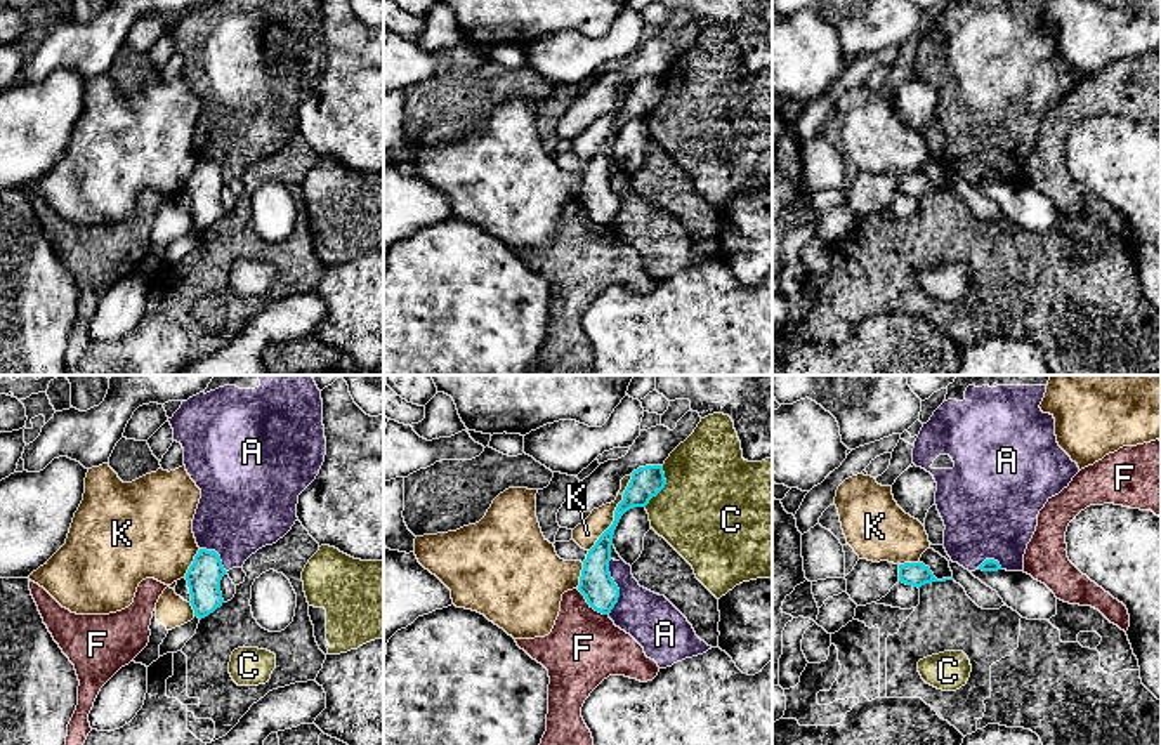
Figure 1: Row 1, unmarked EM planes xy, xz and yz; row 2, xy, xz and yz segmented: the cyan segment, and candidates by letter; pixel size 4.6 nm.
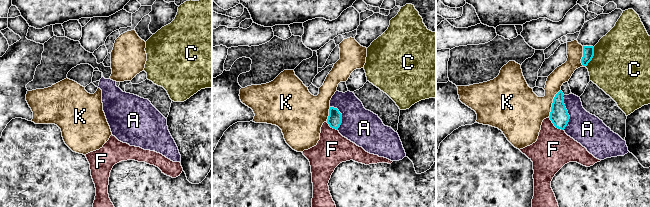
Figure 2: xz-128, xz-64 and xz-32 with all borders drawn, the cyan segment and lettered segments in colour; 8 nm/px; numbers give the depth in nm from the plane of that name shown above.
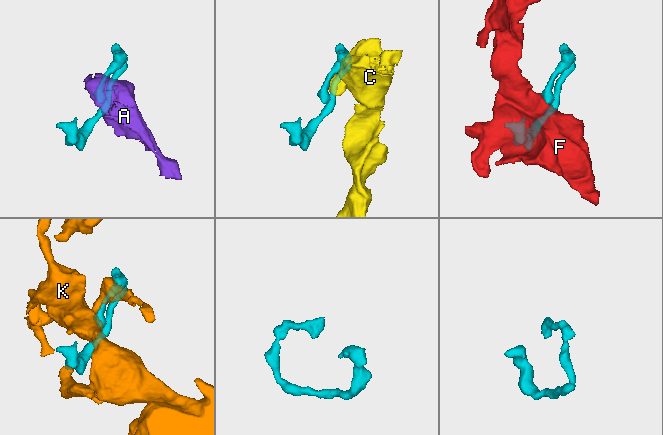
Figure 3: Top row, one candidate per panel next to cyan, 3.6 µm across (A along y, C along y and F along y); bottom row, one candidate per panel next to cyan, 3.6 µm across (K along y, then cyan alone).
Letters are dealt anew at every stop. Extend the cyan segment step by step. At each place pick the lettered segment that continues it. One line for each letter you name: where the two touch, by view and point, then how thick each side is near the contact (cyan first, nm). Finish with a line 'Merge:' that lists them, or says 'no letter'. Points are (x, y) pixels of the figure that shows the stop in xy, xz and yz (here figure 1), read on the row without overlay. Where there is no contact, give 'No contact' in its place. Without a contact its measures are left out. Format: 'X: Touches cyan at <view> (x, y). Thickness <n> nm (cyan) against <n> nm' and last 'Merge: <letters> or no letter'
Merge: no letter

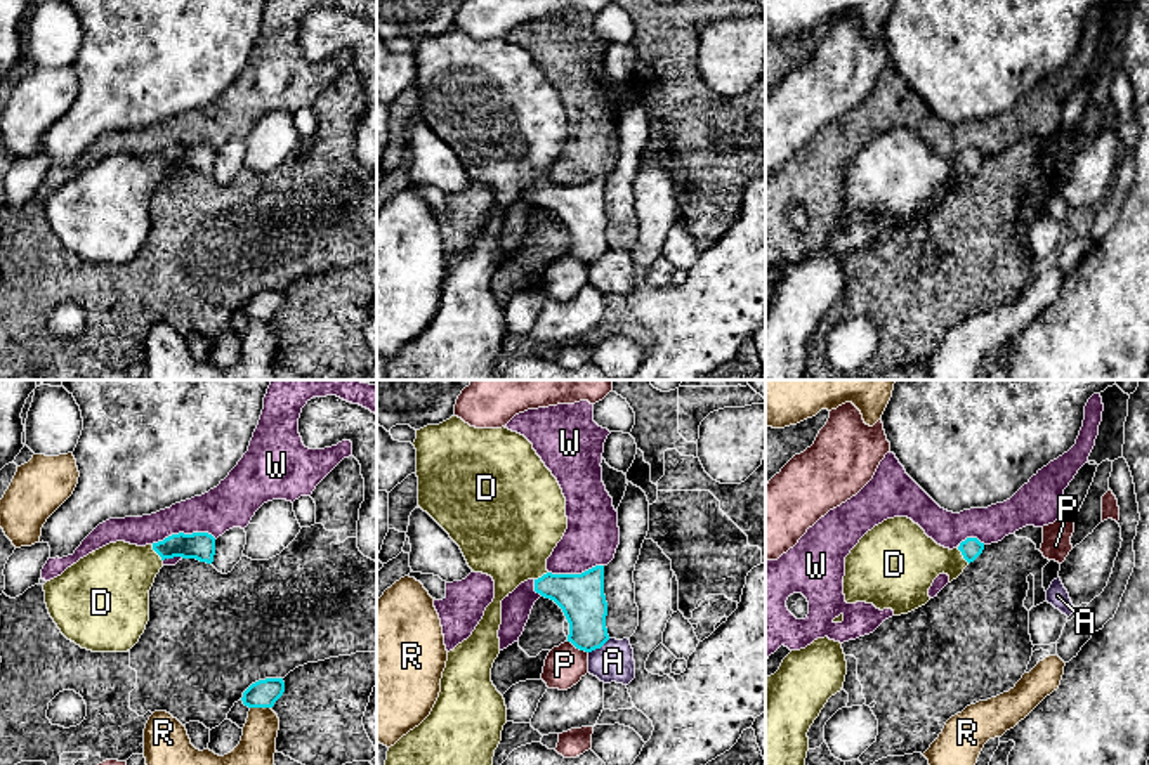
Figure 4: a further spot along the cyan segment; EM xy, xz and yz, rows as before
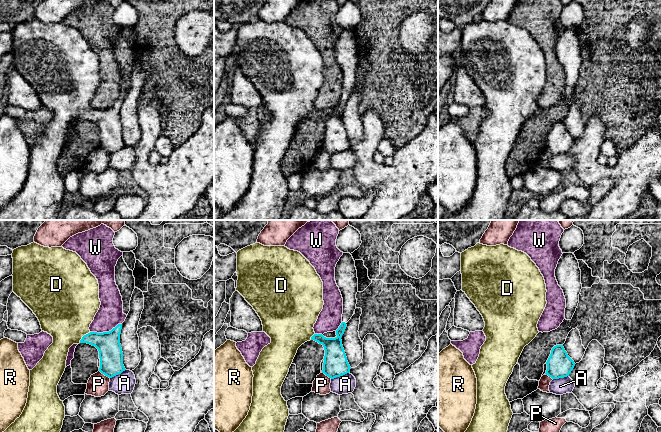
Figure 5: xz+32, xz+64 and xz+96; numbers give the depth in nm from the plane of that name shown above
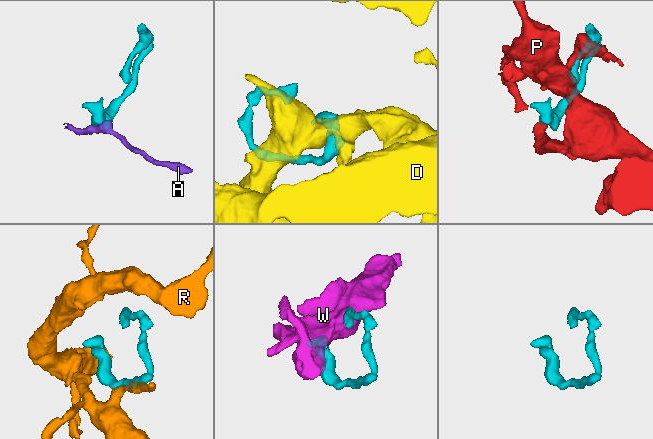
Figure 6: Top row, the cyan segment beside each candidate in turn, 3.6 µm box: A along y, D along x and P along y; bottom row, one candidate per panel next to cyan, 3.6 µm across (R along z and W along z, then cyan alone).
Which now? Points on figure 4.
D: Touches cyan at yz (962, 165). Thickness 100 nm (cyan) against 280 nm
Merge: D

